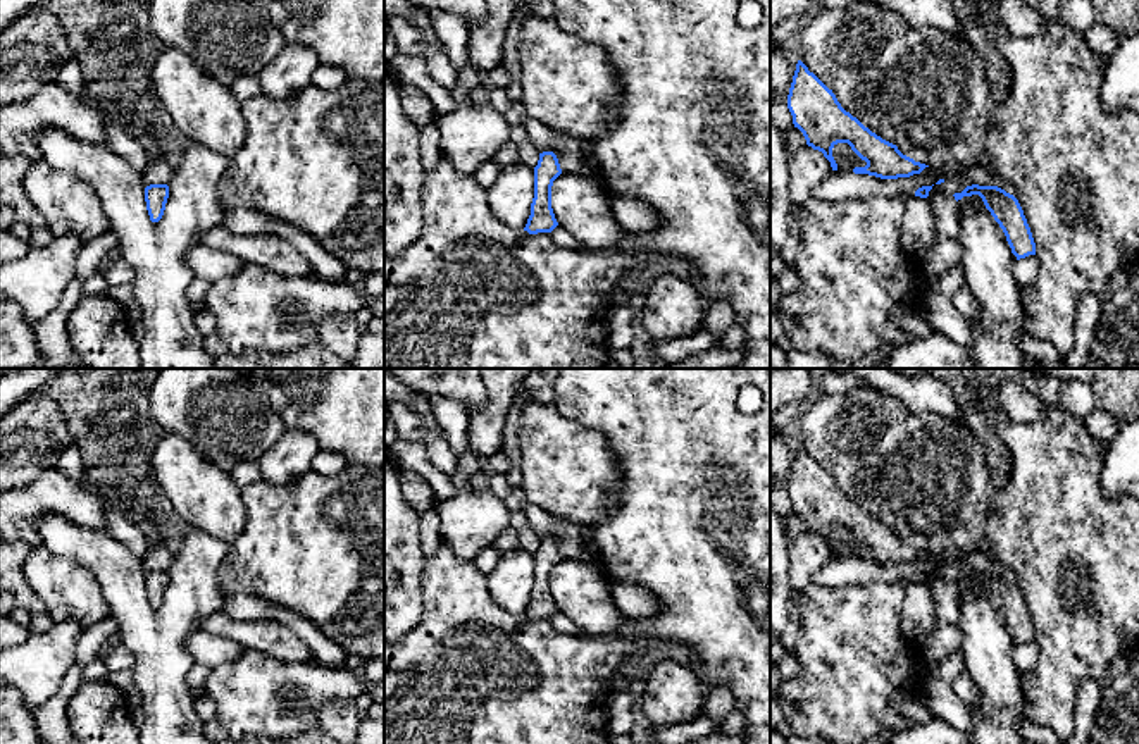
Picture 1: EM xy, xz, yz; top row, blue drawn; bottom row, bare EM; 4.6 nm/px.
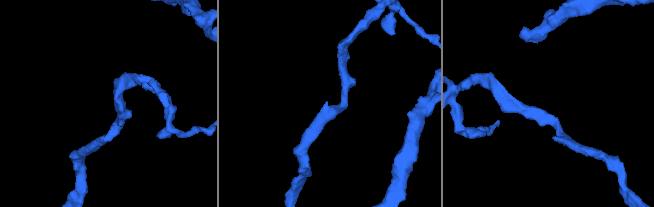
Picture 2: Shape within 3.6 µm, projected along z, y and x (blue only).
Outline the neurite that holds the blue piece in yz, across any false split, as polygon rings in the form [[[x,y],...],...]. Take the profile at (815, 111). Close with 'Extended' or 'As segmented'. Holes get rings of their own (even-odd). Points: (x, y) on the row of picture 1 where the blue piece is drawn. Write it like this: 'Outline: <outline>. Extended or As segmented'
Outline: [[[801,60],[796,64],[787,108],[794,127],[803,133],[806,145],[822,152],[832,170],[837,170],[832,157],[832,148],[837,143],[848,143],[867,162],[865,167],[855,167],[855,174],[898,179],[920,174],[929,167],[903,155],[896,145],[882,140],[846,112],[832,90],[810,72]]]. As segmented

